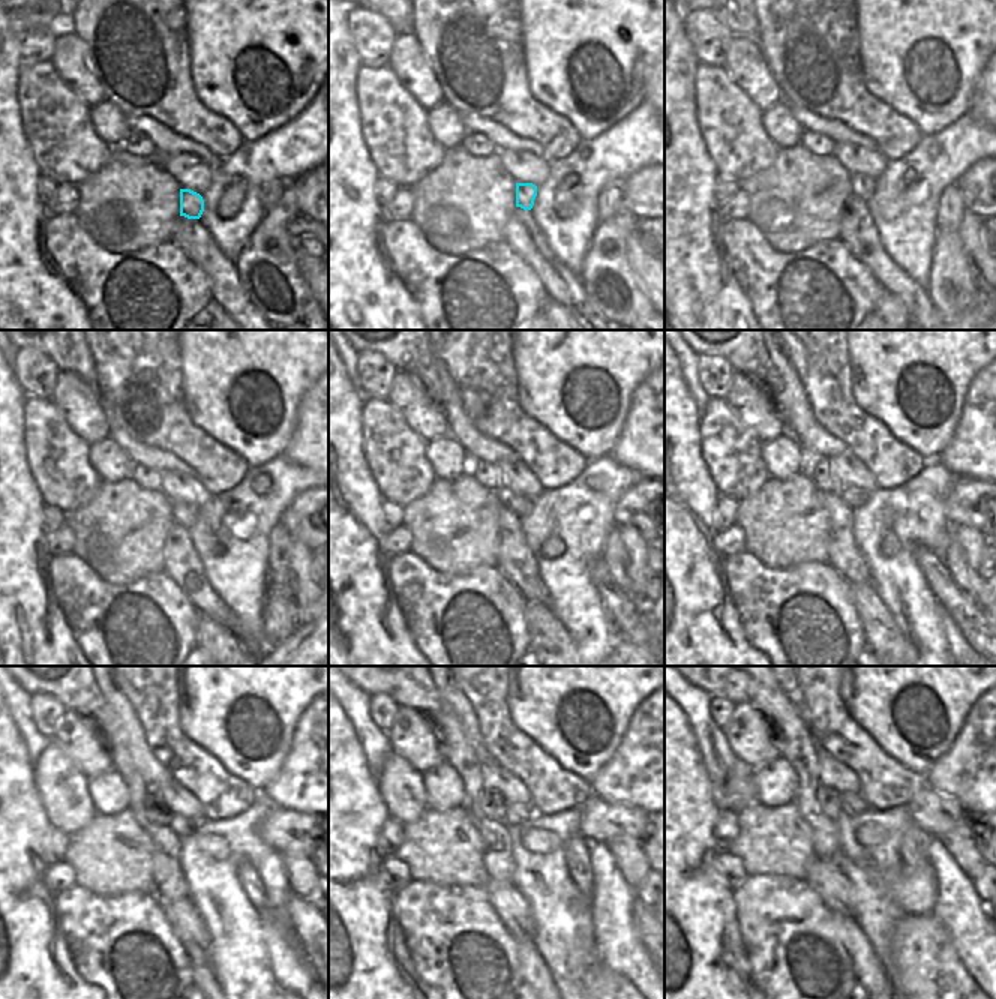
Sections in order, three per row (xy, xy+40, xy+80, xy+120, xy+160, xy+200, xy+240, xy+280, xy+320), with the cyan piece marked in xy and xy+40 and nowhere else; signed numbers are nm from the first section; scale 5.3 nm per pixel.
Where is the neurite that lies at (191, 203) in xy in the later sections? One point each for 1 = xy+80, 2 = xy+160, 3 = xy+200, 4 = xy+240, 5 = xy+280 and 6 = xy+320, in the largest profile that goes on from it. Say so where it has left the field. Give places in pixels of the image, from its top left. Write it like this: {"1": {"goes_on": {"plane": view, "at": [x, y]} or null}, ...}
{"1": {"goes_on": {"plane": "xy+80", "at": [863, 186]}}, "2": {"goes_on": {"plane": "xy+160", "at": [519, 504]}}, "3": {"goes_on": {"plane": "xy+200", "at": [854, 497]}}, "4": {"goes_on": {"plane": "xy+240", "at": [182, 827]}}, "5": {"goes_on": {"plane": "xy+280", "at": [516, 813]}}, "6": {"goes_on": {"plane": "xy+320", "at": [852, 803]}}}

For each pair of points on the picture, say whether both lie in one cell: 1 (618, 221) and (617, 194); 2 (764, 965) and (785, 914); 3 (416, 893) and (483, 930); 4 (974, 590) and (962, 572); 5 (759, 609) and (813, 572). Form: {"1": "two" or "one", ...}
{"1": "two", "2": "one", "3": "one", "4": "one", "5": "one"}

